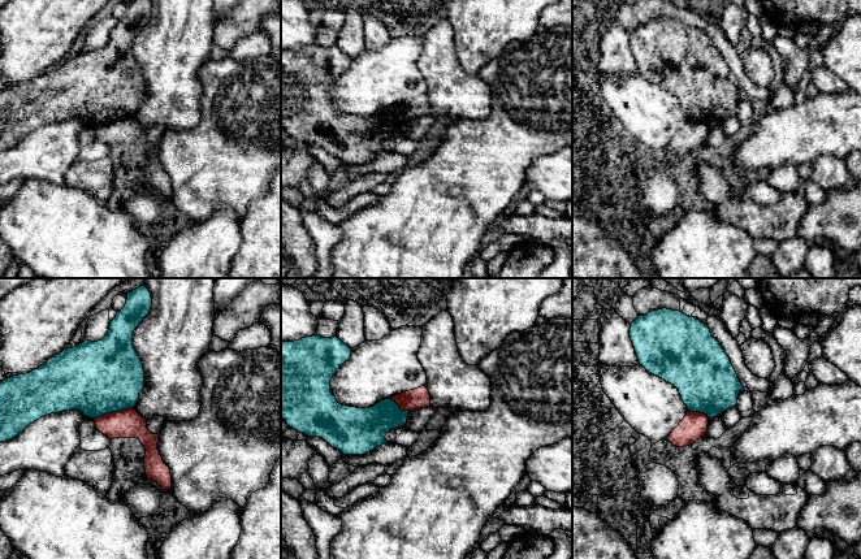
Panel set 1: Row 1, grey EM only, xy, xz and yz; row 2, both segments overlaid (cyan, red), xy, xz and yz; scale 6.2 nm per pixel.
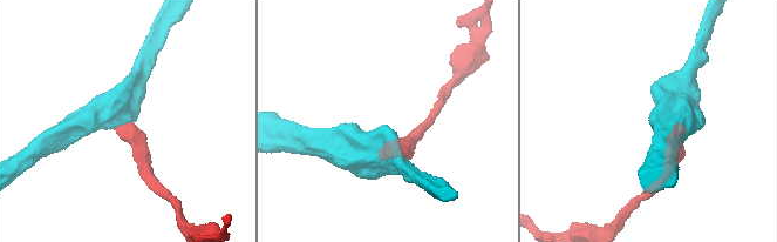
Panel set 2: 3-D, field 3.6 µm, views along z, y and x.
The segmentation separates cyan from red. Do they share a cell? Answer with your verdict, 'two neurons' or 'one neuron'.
two neurons

